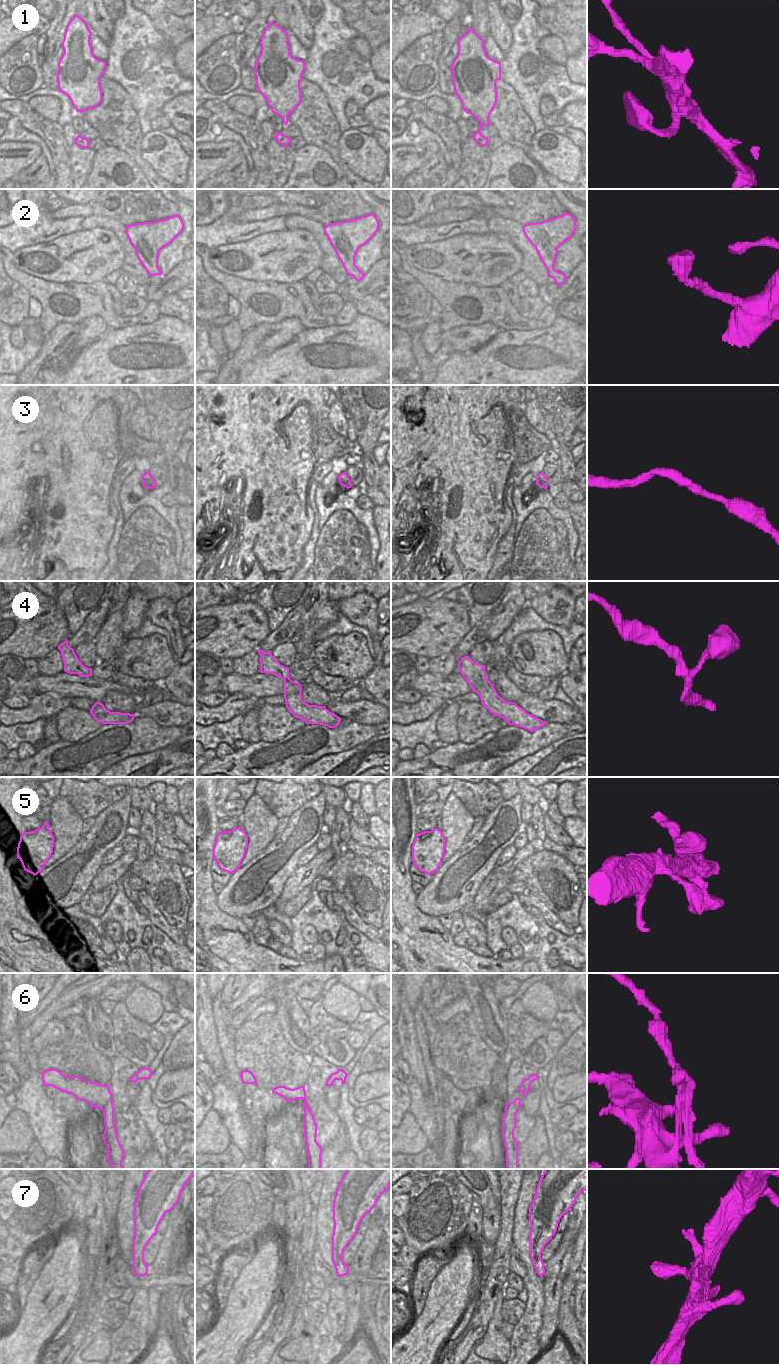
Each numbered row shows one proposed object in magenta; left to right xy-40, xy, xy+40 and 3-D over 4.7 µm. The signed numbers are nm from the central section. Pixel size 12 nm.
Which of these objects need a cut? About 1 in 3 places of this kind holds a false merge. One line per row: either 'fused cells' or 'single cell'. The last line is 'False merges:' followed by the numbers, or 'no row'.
1: fused cells
2: single cell
3: single cell
4: single cell
5: single cell
6: fused cells
7: single cell
False merges: 1, 6

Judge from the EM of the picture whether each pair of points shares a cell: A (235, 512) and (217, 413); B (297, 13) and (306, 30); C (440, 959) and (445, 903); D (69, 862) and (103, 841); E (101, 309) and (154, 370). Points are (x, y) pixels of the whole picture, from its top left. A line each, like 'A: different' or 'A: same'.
A: same
B: same
C: different
D: same
E: different

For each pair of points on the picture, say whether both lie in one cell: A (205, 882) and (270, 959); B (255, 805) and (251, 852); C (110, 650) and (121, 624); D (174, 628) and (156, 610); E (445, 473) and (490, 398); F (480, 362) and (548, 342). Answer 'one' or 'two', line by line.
A: one
B: one
C: one
D: one
E: one
F: one

